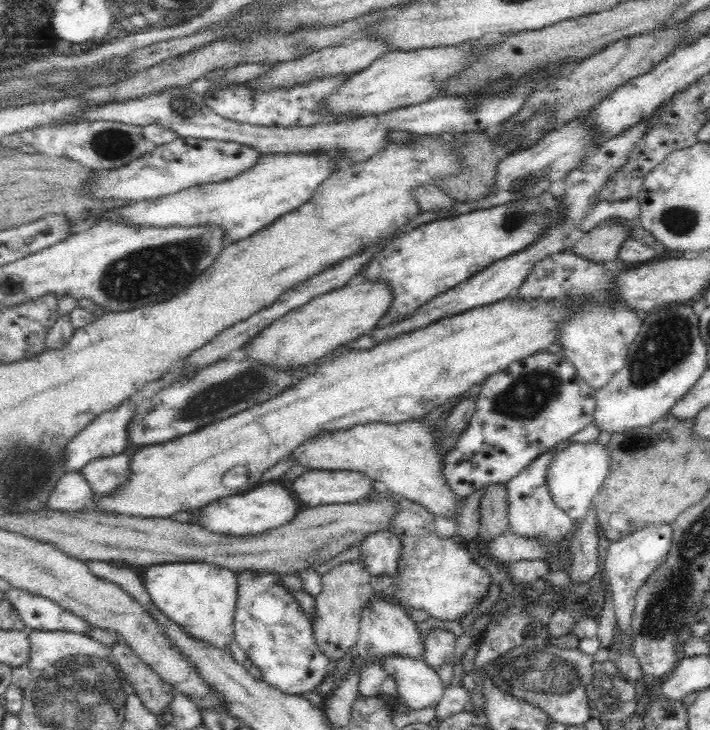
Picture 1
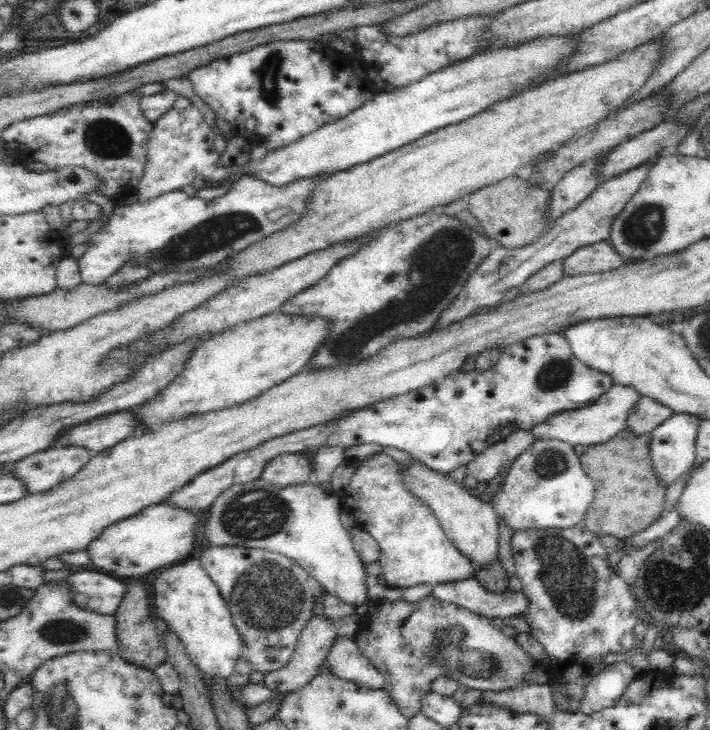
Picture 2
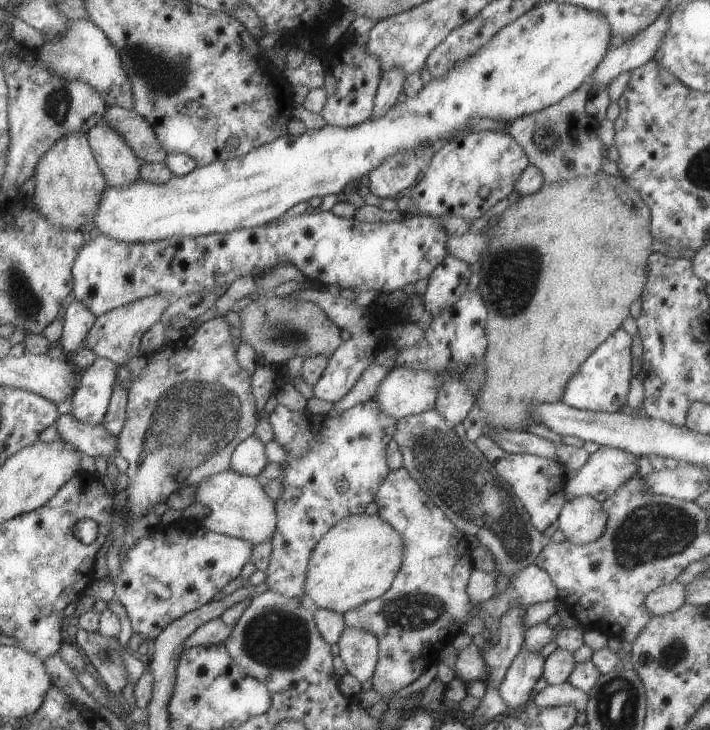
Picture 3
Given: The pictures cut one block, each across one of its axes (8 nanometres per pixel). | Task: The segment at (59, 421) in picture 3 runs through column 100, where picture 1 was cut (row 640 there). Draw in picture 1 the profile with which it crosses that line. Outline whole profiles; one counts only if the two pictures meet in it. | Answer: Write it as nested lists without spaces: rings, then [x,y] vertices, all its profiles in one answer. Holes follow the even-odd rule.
[[[435,628],[424,635],[425,650],[422,654],[426,664],[435,671],[444,664],[454,664],[454,646],[457,638],[453,632]]]

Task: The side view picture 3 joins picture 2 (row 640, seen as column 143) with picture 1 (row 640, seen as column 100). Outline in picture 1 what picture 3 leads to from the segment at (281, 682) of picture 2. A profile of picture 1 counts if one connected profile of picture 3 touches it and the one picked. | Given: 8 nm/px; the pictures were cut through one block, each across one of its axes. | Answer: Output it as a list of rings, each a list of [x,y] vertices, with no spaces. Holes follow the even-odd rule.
[[[360,559],[339,563],[321,575],[322,590],[314,596],[316,606],[311,625],[316,646],[330,662],[341,659],[357,643],[360,612],[368,598],[374,596],[374,589],[369,583],[370,576]]]

